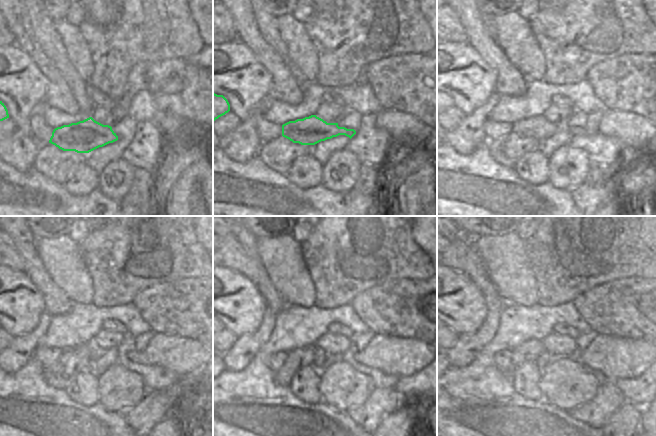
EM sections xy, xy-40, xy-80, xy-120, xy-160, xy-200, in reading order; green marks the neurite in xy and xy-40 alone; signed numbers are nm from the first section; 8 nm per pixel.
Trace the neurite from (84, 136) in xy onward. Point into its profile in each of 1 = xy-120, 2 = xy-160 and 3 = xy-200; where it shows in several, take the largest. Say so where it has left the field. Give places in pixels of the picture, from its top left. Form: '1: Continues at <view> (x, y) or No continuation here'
1: Continues at xy-120 (182, 355)
2: Continues at xy-160 (401, 356)
3: Continues at xy-200 (619, 357).

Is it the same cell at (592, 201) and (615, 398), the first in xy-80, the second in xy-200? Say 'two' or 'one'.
one

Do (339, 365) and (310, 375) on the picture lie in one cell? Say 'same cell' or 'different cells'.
different cells

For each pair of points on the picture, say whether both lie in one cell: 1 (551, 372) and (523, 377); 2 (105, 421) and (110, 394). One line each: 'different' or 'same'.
1: different
2: different

